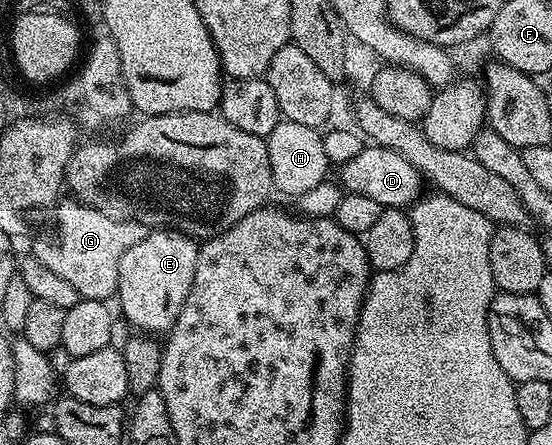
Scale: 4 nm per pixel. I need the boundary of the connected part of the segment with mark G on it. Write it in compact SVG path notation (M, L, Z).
M60 201L53 215L54 221L59 221L59 243L37 247L33 250L34 257L57 272L57 276L69 280L69 284L77 288L80 298L110 299L110 294L112 297L119 288L121 256L143 238L145 227L129 218L111 218L84 202L70 201Z

